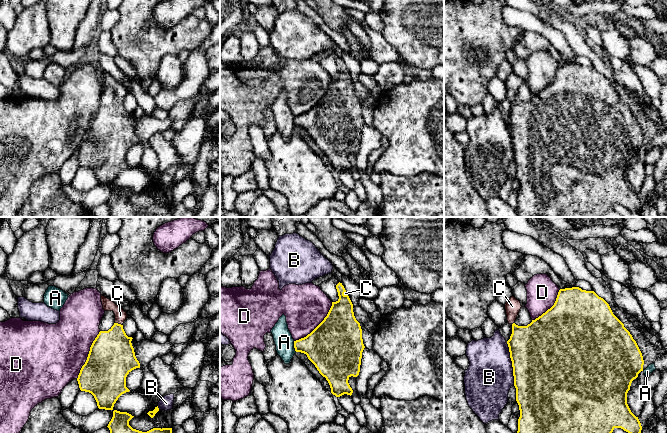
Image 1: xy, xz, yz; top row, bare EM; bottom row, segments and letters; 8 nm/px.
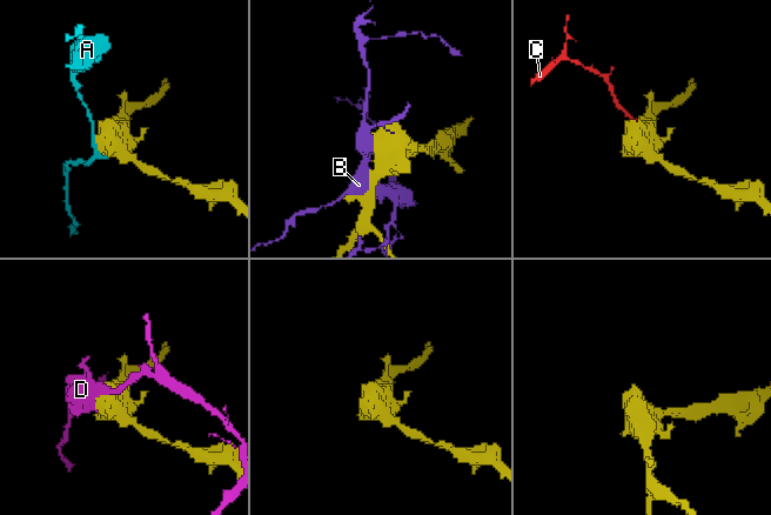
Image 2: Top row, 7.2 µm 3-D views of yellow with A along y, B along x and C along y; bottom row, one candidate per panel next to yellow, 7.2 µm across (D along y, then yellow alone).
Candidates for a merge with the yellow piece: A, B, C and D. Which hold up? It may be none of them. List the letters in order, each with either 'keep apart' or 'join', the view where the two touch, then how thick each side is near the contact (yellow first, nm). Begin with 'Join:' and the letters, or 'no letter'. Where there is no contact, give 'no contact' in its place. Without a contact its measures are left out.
Join: C
A: keep apart; contact in xz; calibres 320 and 150 nm
B: keep apart; contact in yz; calibres 500 and 380 nm
C: join; contact in xy; calibres 360 and 100 nm
D: keep apart; contact in xy; calibres 360 and 460 nm

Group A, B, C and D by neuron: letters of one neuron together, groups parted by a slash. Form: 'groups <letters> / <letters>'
groups A / B / C / D

